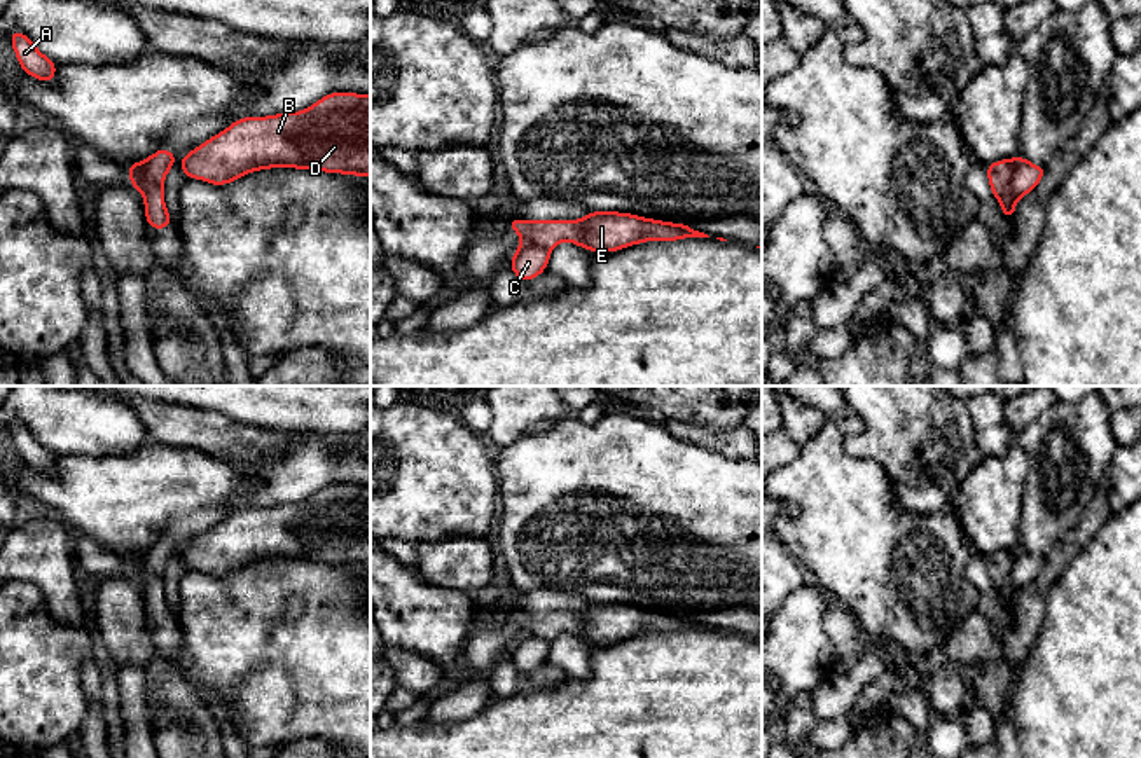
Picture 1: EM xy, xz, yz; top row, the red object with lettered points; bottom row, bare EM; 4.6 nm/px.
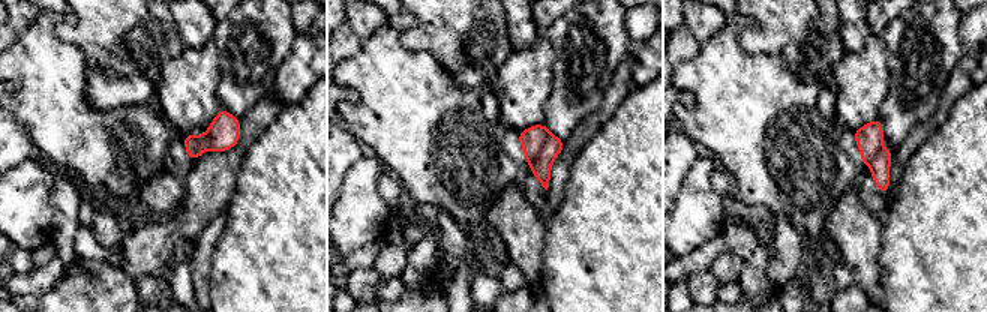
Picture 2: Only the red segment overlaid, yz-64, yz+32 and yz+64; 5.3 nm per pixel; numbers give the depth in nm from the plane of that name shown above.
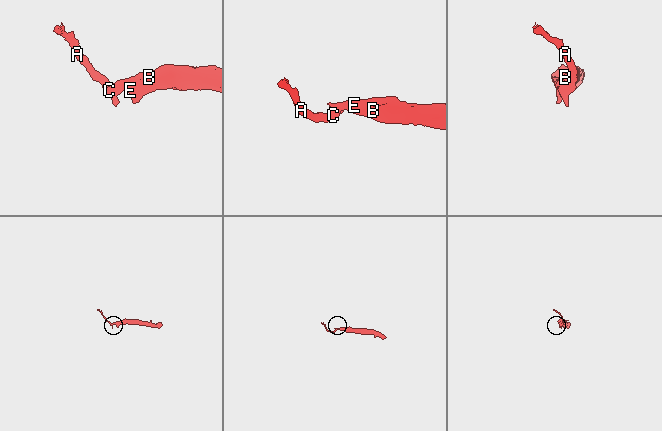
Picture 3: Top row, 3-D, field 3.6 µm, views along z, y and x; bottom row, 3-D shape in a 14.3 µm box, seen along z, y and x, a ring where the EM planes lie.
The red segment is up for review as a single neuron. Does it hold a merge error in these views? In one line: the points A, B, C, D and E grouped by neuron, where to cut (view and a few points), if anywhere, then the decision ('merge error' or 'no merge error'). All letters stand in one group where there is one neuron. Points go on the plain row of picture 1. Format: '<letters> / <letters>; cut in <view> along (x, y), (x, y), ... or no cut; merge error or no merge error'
A C / B D E; cut in yz along (1016, 551), (1010, 584), (1002, 592); merge error

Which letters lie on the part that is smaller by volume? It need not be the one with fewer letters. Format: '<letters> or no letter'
A, C

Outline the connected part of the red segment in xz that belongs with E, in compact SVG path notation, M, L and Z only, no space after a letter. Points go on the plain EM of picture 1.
M592 603L582 611L521 611L507 613L522 634L552 641L563 632L608 644L643 632L674 632L683 629L709 629L683 615L643 610L631 604Z

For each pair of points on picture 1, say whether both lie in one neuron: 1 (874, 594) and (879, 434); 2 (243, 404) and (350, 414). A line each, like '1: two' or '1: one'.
1: two
2: one

